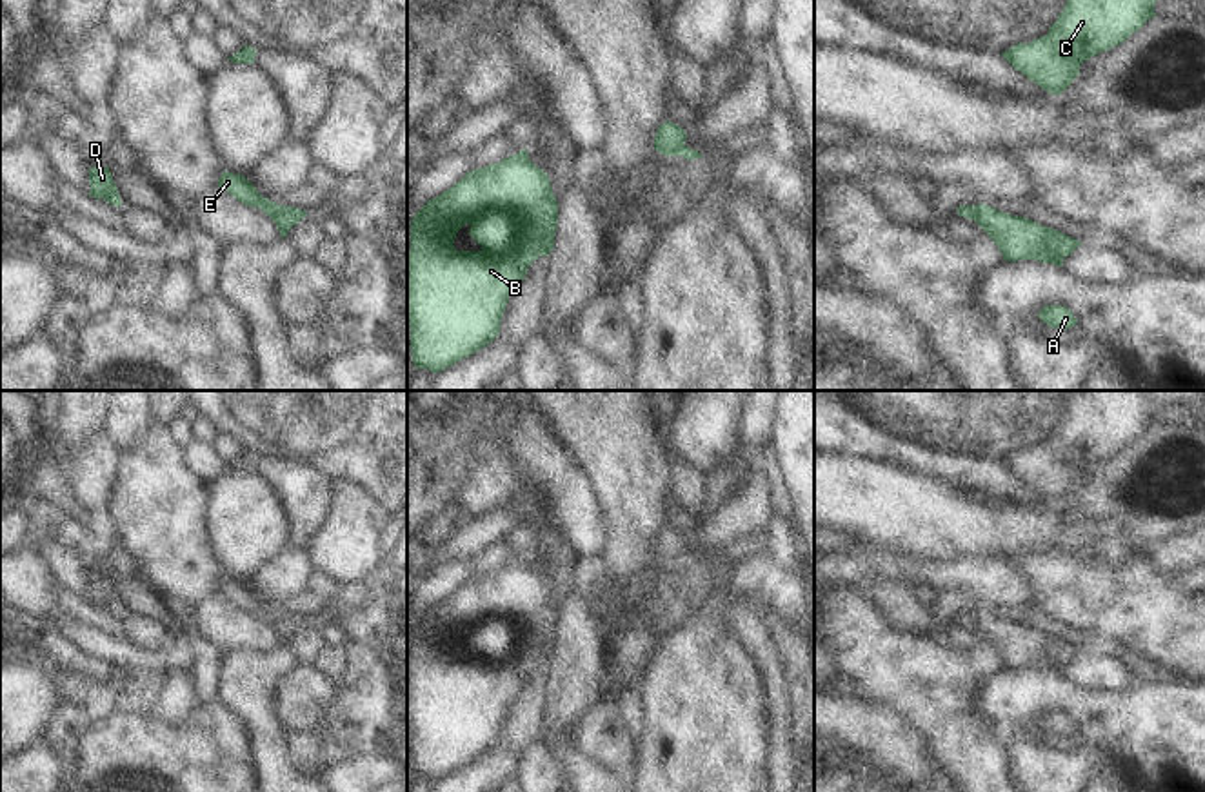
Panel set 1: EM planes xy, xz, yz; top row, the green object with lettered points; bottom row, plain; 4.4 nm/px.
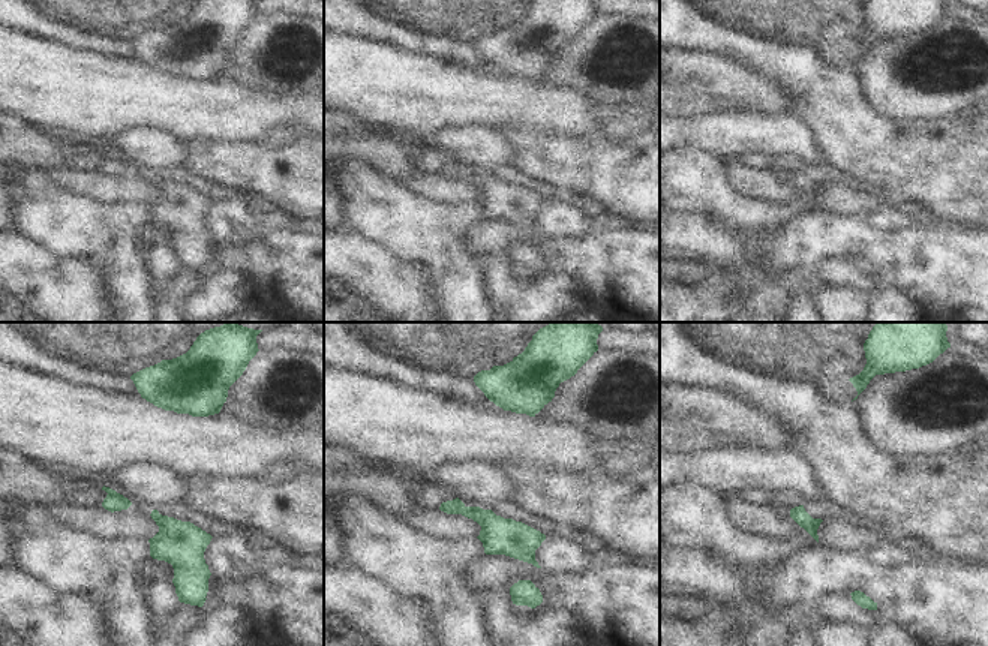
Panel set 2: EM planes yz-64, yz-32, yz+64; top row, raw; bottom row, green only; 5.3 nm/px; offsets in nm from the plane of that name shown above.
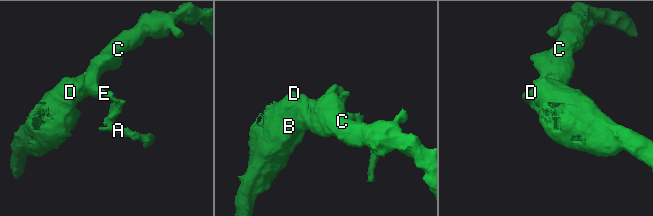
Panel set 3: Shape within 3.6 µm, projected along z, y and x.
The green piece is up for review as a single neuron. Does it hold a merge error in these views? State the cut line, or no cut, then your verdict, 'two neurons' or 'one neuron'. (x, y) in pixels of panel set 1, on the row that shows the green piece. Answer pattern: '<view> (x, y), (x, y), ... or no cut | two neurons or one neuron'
yz (980, 206), (971, 218) | two neurons

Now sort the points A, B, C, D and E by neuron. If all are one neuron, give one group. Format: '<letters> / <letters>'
A / B C D E

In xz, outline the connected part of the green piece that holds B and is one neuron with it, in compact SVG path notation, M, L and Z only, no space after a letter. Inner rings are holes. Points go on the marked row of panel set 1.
M522 149L498 163L469 171L451 189L429 200L411 220L407 258L407 316L411 352L416 369L440 372L489 345L513 292L525 280L529 265L554 249L558 202L551 180ZM463 225L482 249L456 251L454 238Z

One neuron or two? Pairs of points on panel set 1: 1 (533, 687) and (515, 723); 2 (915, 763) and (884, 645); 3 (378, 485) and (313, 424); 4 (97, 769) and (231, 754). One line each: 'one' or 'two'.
1: one
2: two
3: one
4: one

